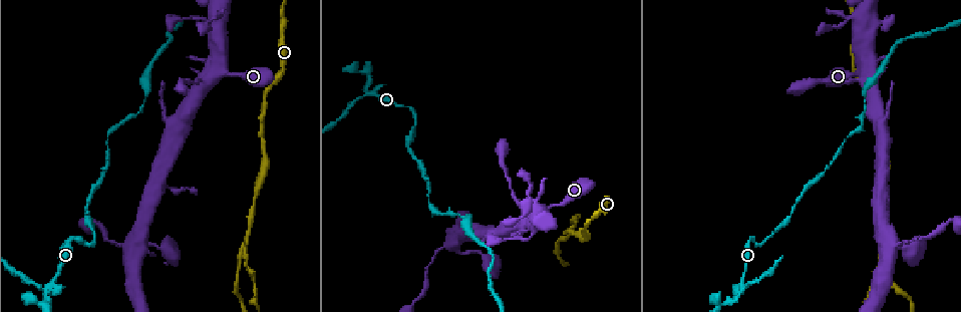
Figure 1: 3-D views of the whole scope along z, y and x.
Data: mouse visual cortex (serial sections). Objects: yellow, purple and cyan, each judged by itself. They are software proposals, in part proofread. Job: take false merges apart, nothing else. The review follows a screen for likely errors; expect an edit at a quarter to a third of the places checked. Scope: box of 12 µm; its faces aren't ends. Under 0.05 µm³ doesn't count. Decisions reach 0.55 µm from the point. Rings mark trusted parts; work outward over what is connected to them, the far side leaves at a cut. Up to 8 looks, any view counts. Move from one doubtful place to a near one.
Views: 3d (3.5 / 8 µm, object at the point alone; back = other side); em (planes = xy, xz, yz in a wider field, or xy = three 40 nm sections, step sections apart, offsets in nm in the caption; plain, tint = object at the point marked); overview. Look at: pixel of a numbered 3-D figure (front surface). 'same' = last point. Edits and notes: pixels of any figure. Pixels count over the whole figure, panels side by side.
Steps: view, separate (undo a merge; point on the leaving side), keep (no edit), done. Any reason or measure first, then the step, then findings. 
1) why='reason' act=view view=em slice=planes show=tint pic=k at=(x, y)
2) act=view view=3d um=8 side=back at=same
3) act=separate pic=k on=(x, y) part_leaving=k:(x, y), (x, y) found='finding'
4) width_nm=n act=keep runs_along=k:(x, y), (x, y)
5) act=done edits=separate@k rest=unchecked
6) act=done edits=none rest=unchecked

why='branch point' act=view view=3d um=3.5 pic=1 at=(248, 228)

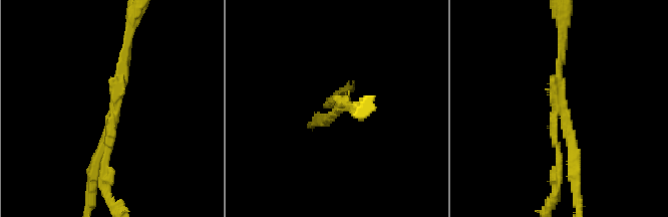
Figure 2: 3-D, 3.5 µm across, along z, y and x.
arms=3 arm_widths_nm=150,150,200 why='shape alone is not enough' act=view view=em slice=xy step=2 show=tint pic=2 at=(115, 111)

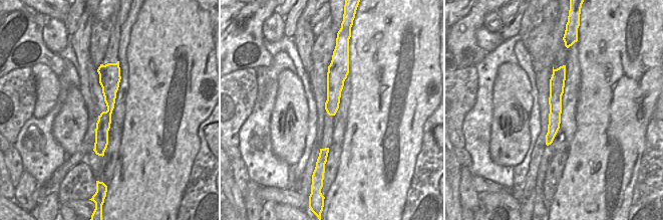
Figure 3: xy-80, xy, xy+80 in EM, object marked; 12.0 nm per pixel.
why='another direction' act=view view=em slice=xy step=5 show=tint at=same

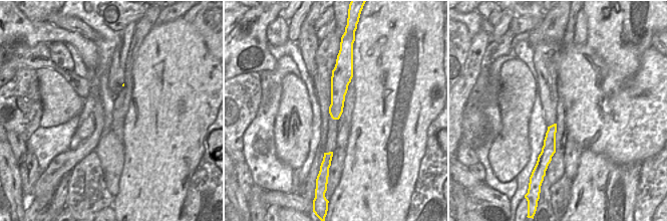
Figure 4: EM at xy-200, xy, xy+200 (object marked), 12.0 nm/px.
act=separate pic=2 on=(559, 156) part_leaving=2:(554, 117), (559, 178), (549, 203) found='two cells meet here'

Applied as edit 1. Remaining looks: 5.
act=view view=overview

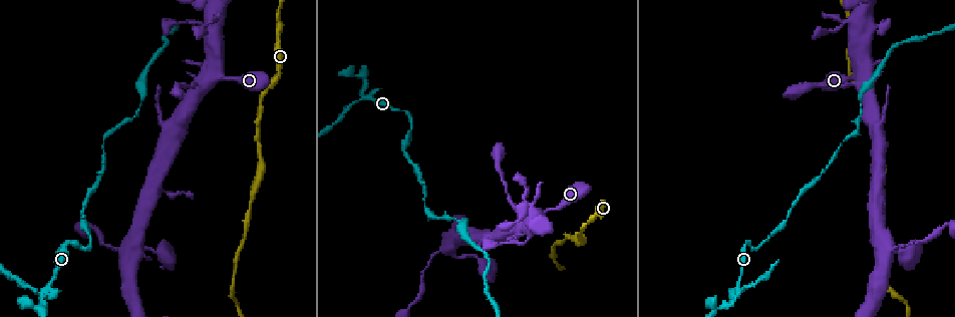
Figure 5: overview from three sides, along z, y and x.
why='a narrow waist' act=view view=3d um=3.5 pic=5 at=(860, 74)

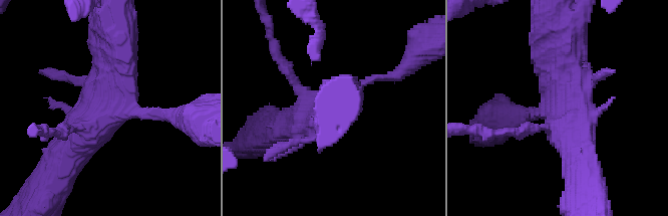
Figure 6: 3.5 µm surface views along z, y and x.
act=view view=em slice=xy step=3 show=tint pic=6 at=(554, 111)

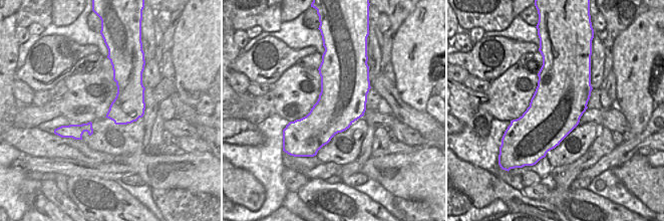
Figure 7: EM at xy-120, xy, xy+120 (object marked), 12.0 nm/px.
width_nm=550 act=keep runs_along=6:(401, 70), (367, 80), (334, 109), (297, 122) found='all the same cell'

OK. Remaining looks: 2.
why='calibre changes' act=view view=3d um=3.5 pic=5 at=(201, 25)

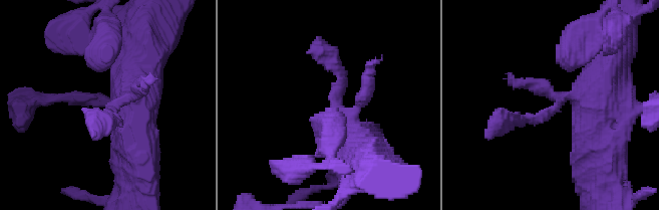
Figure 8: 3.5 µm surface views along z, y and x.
why='shape alone is not enough' act=view view=em slice=xy step=3 show=tint pic=8 at=(108, 112)

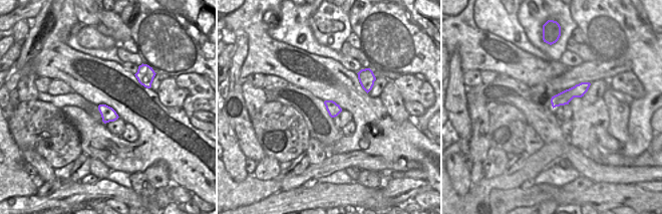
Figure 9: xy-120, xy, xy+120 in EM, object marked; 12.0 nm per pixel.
act=keep runs_along=8:(133, 121), (127, 95), (97, 127) found='one cell here'

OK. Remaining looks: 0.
act=done edits=separate@2 rest=unchecked

